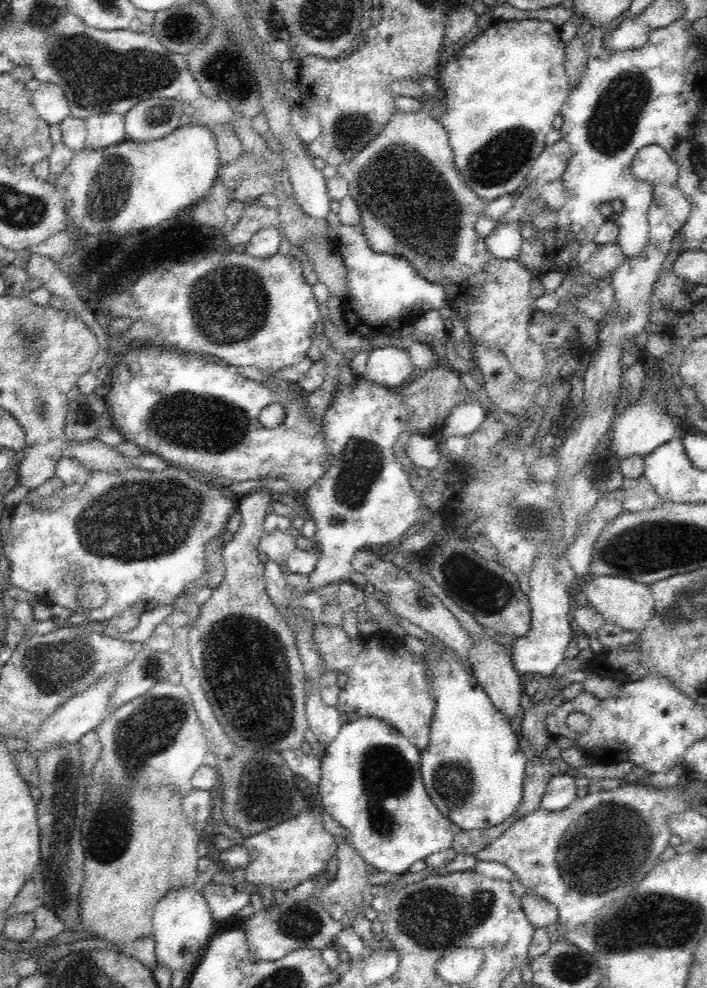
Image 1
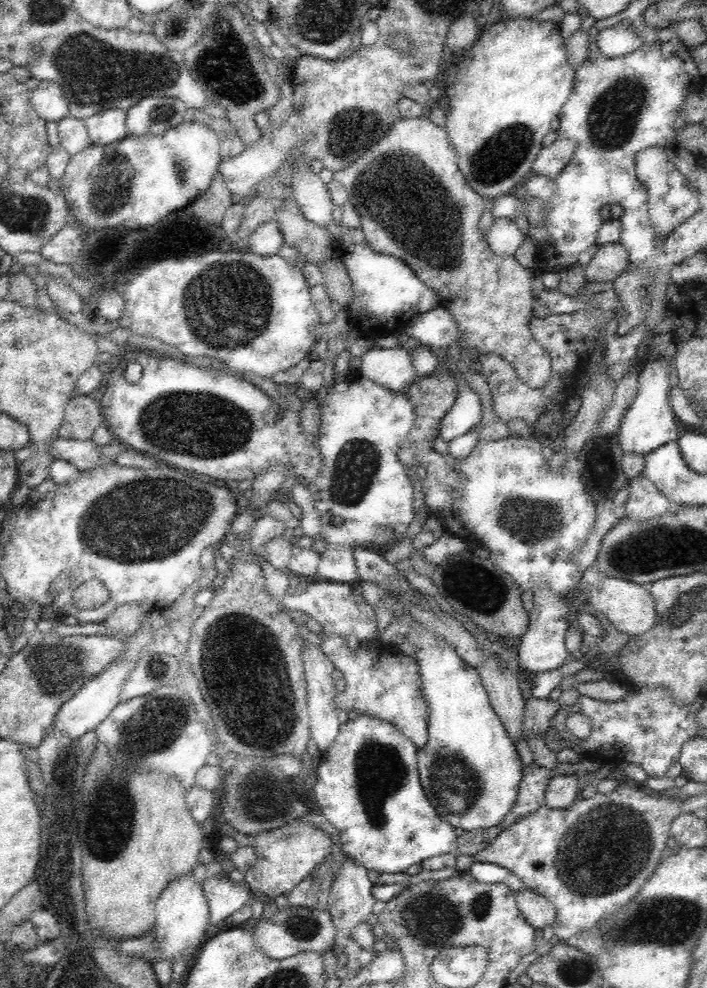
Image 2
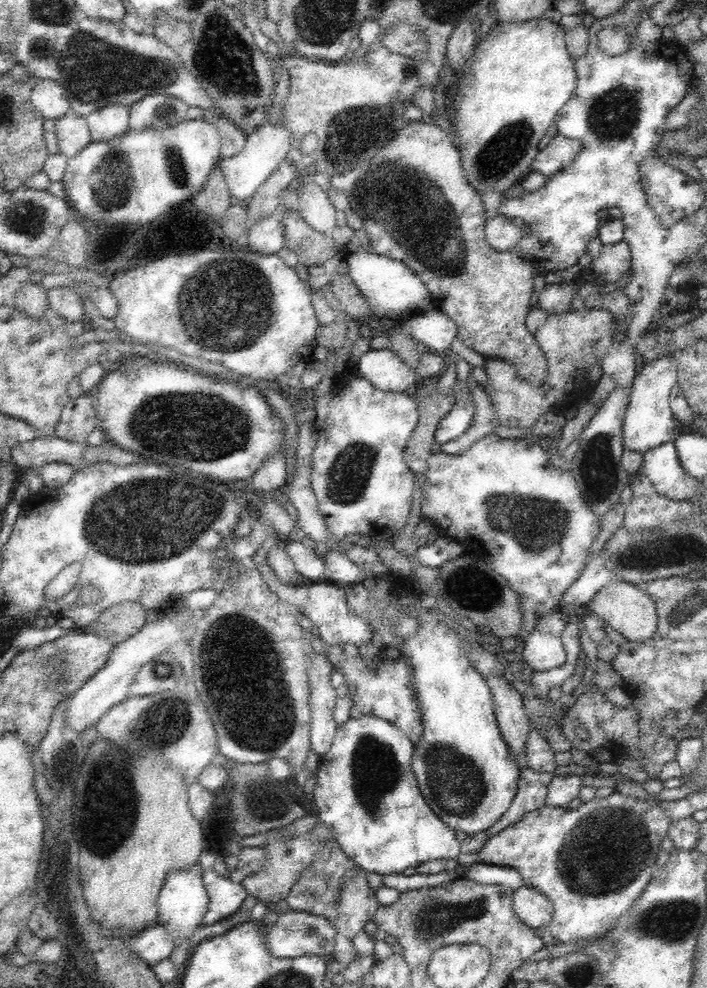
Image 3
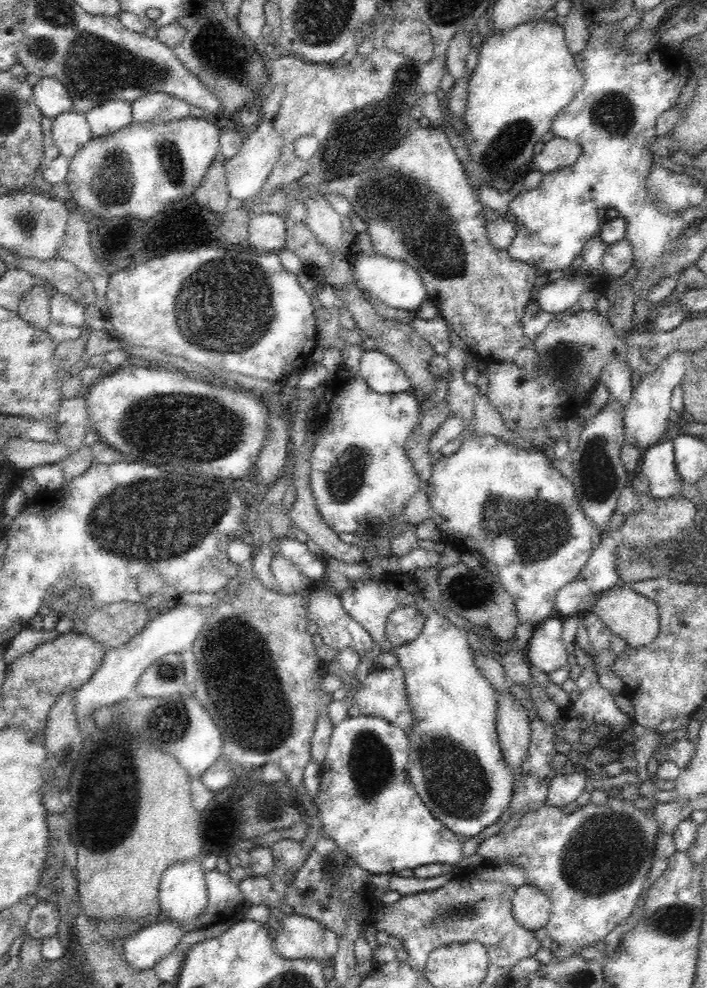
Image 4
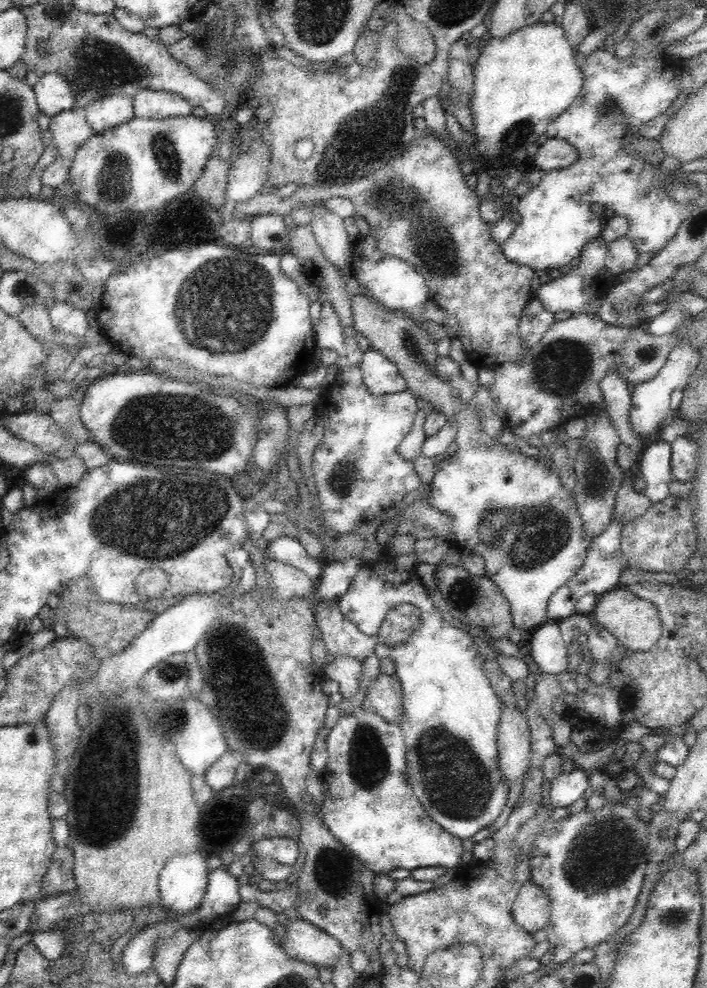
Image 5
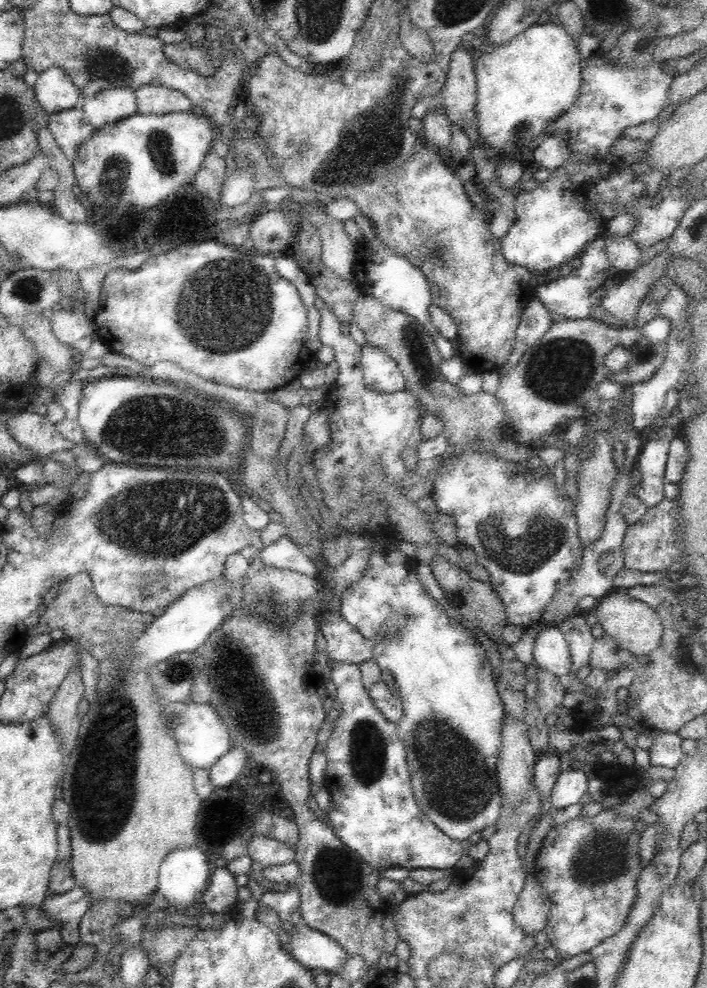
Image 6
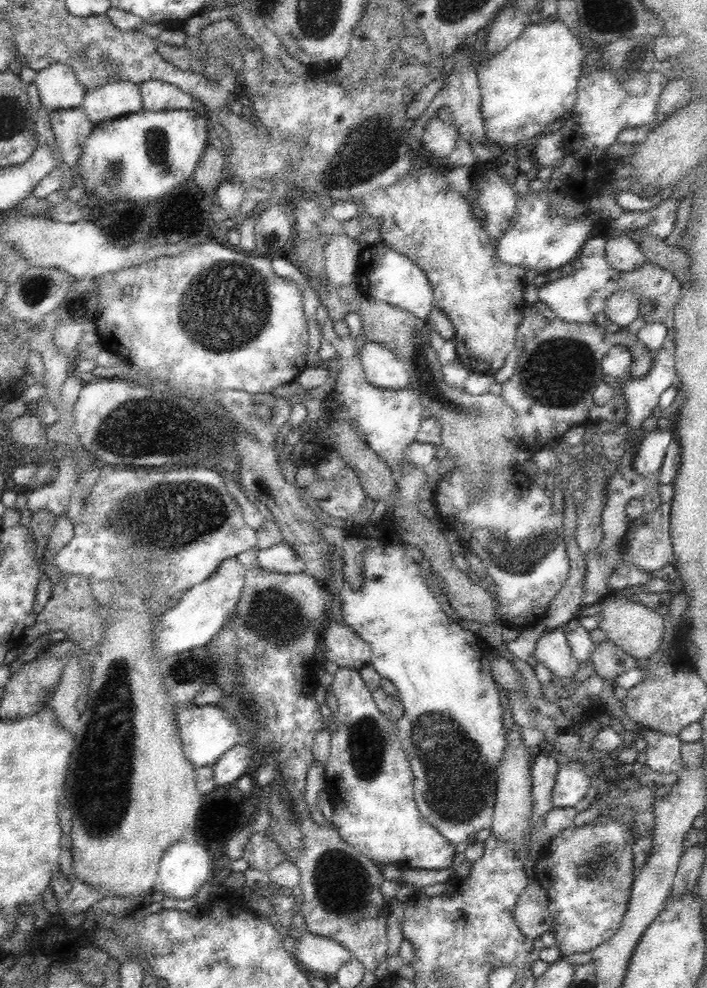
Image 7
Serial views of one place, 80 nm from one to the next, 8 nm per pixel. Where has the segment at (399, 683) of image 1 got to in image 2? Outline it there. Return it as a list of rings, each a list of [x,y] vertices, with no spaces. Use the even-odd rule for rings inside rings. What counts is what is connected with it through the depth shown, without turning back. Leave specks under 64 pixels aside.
[[[323,629],[320,648],[328,661],[338,668],[345,680],[345,689],[335,695],[338,710],[356,710],[393,724],[404,733],[418,748],[428,740],[428,701],[423,693],[423,684],[418,660],[404,656],[396,645],[384,644],[376,637],[362,647],[348,647],[348,641],[341,636],[326,636]]]

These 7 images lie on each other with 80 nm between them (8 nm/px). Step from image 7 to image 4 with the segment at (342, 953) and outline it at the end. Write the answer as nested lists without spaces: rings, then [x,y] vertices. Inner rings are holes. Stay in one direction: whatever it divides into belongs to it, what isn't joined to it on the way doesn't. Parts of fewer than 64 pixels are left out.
[[[292,913],[280,924],[280,931],[271,933],[274,949],[280,956],[287,959],[332,960],[338,948],[338,935],[320,921]]]

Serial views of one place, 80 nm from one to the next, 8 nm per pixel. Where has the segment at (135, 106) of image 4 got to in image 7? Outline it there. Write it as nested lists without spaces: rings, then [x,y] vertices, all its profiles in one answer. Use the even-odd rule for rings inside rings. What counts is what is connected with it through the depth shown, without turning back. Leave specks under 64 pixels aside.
[[[147,80],[139,84],[142,109],[148,111],[188,111],[192,108],[192,95],[172,84]]]

